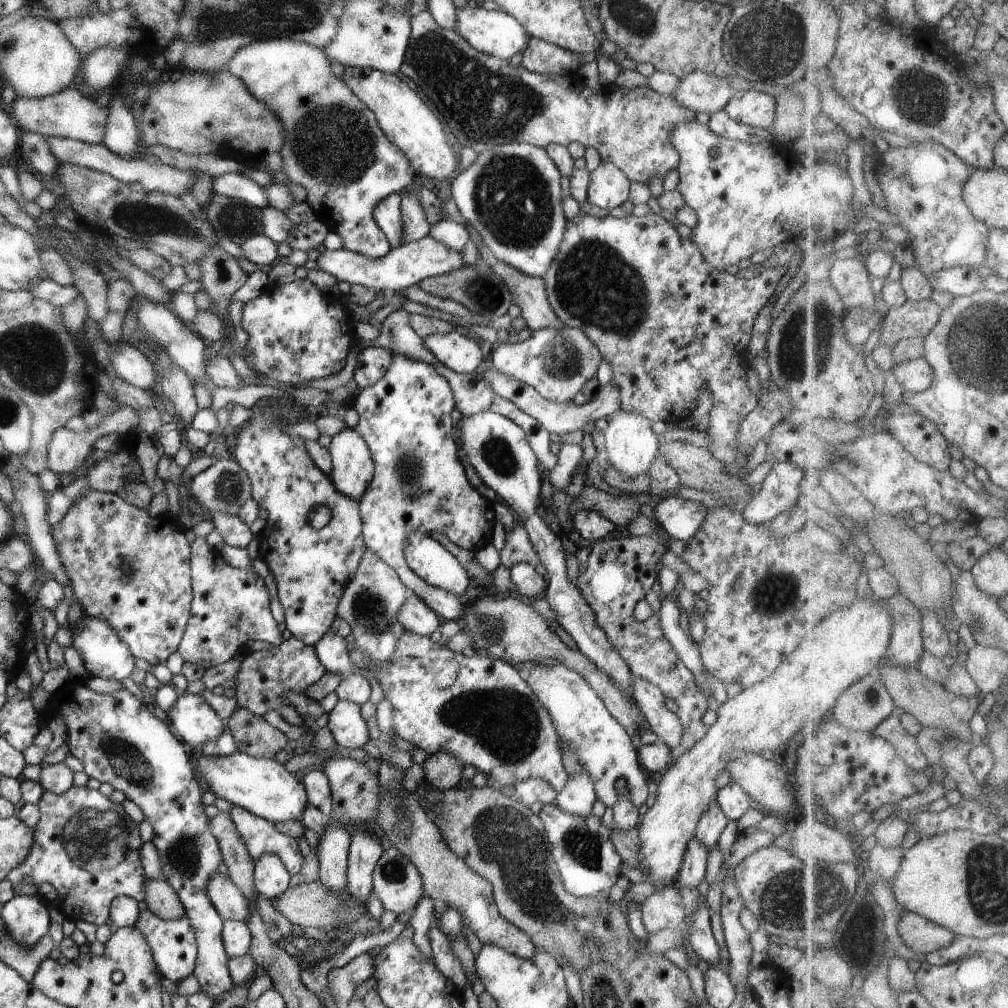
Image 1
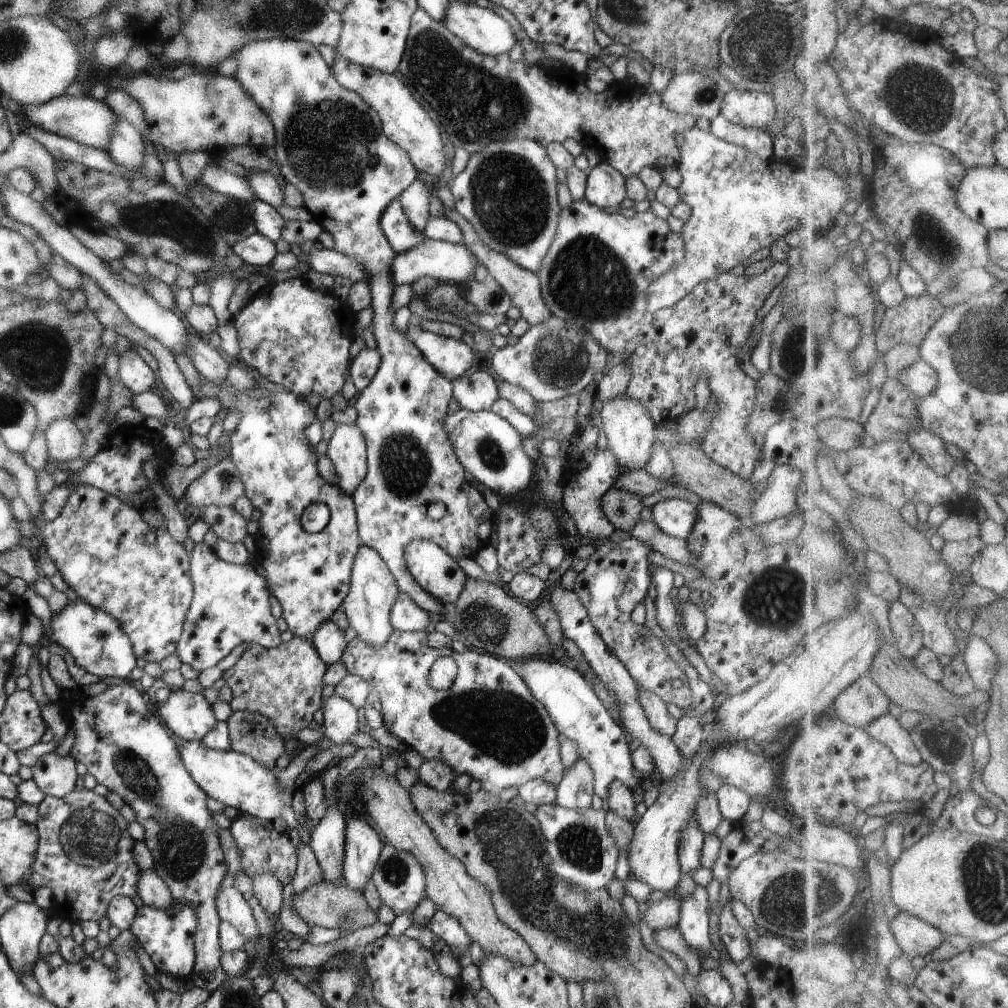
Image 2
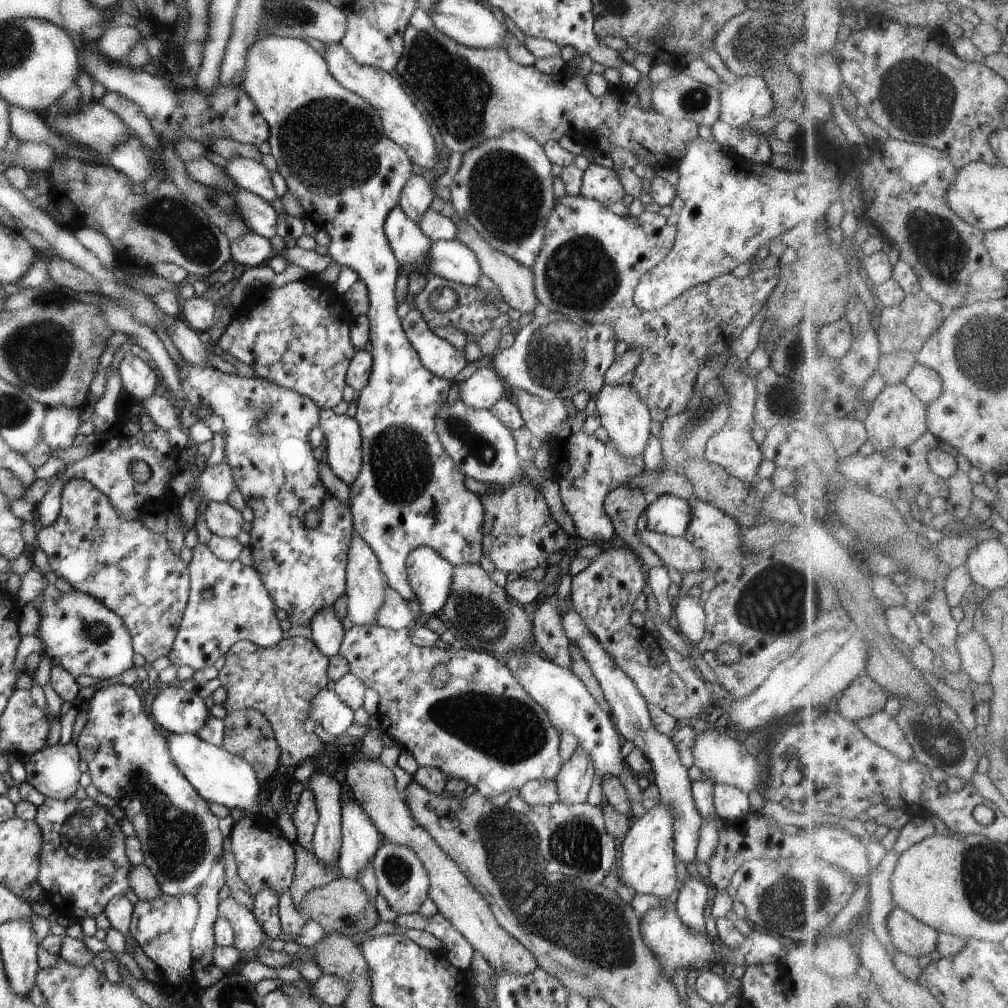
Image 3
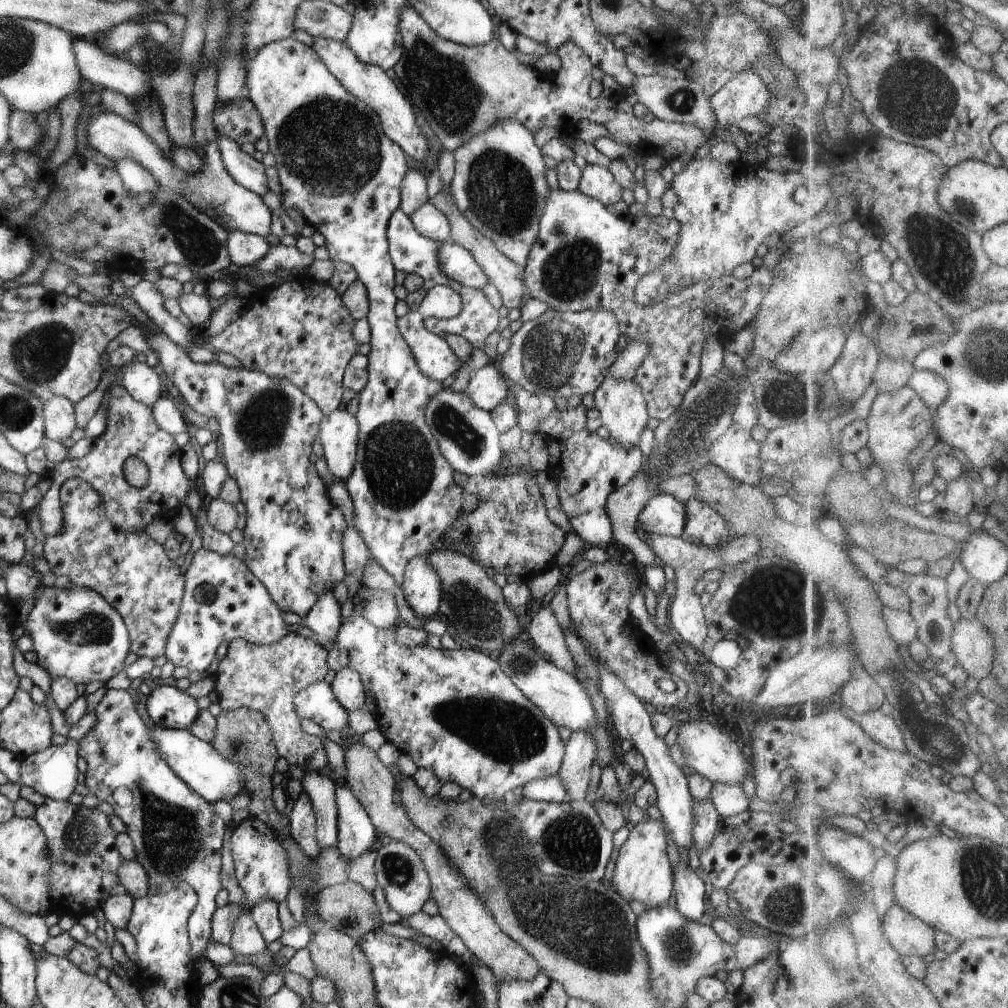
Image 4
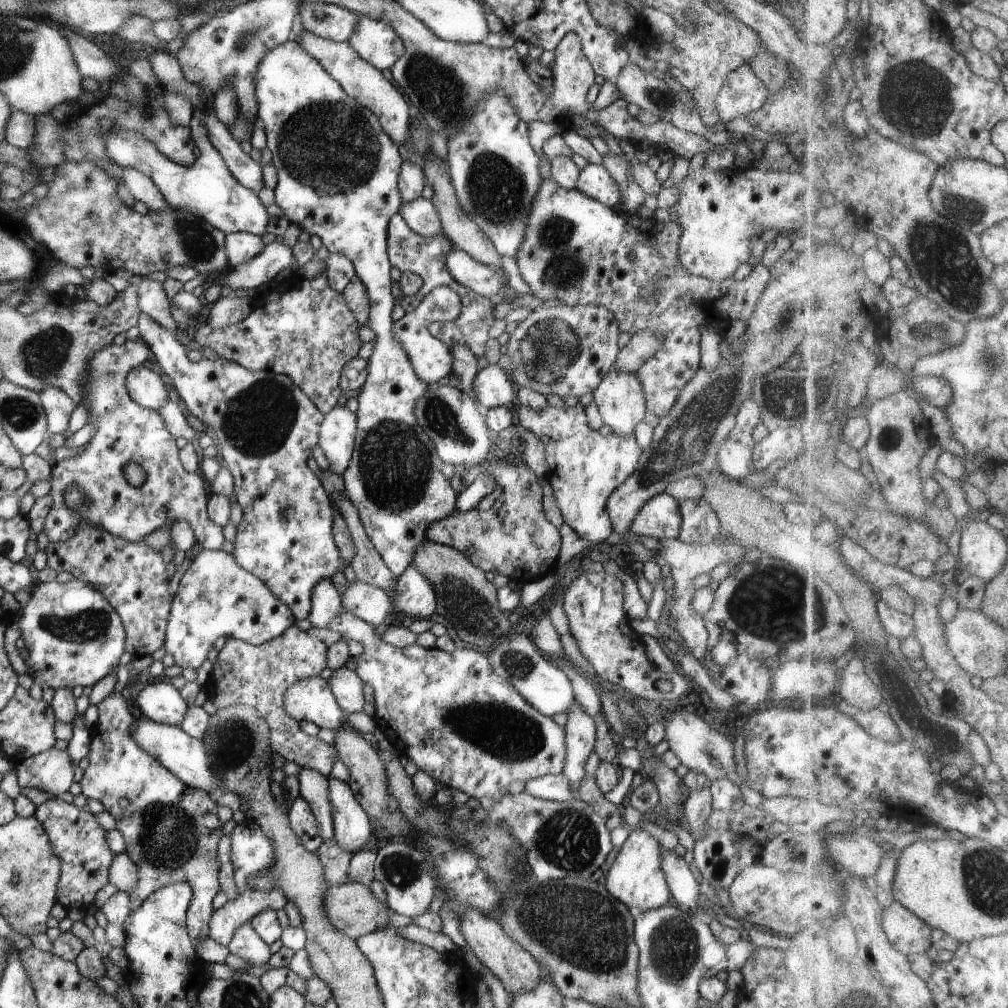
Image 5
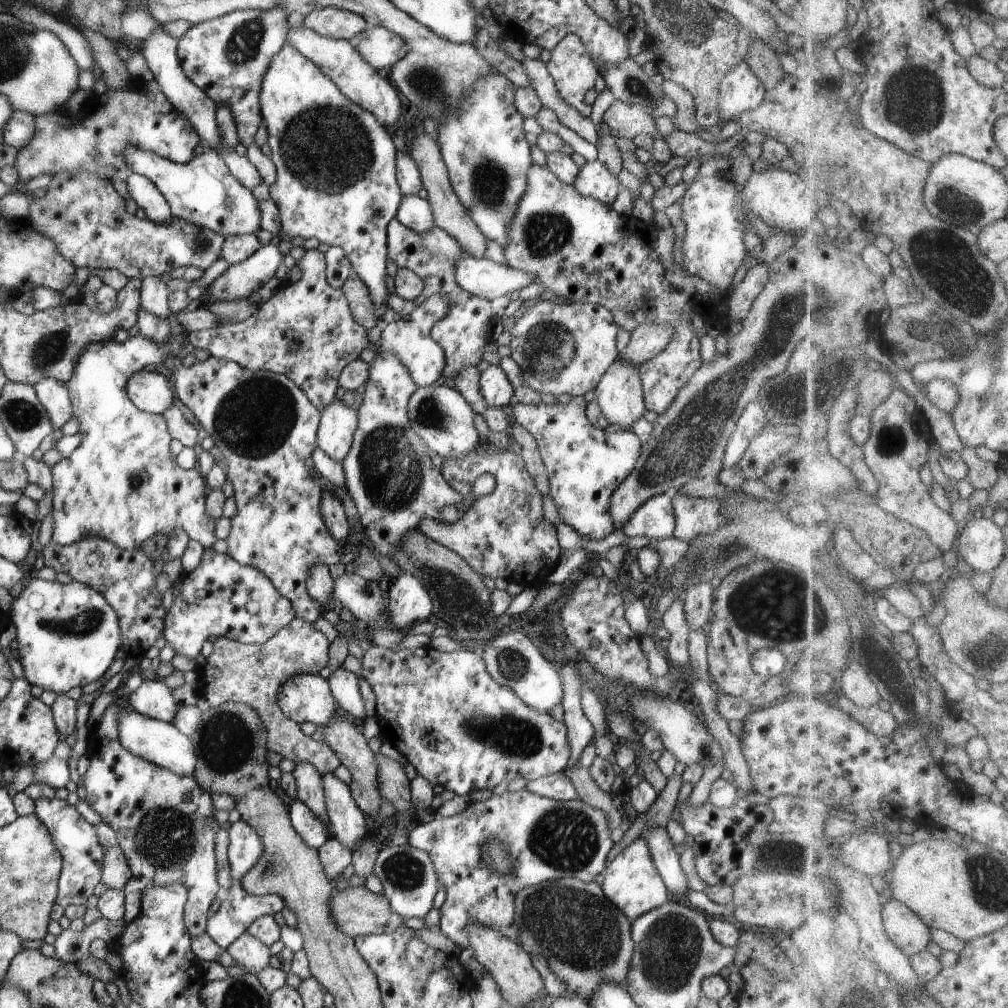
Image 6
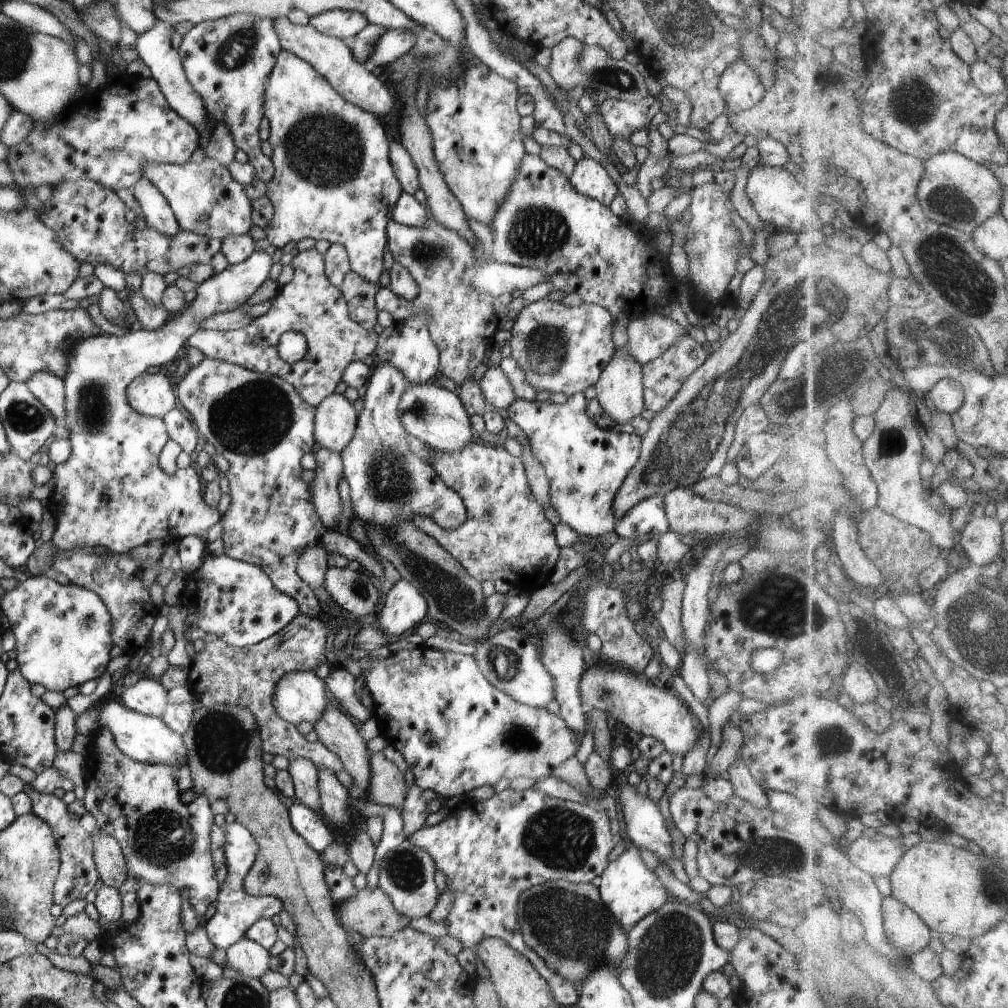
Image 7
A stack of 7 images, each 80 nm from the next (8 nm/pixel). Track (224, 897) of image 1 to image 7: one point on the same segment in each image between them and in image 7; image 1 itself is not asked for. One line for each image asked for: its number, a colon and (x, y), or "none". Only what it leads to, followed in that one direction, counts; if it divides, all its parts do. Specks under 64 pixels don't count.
2: (231, 906)
3: (249, 937)
4: (246, 940)
5: (246, 944)
6: (247, 951)
7: (247, 957)

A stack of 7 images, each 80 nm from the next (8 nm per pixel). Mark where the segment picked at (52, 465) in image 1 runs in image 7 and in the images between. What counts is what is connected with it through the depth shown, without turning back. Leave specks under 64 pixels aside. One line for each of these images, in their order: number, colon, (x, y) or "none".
2: (65, 442)
3: (59, 428)
4: (58, 412)
5: (58, 406)
6: (53, 394)
7: (49, 388)

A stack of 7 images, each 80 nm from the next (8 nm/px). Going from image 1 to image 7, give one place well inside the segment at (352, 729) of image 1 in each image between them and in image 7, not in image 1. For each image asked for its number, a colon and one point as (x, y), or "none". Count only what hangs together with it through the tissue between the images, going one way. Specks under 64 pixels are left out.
2: (341, 718)
3: (325, 707)
4: (317, 702)
5: (311, 699)
6: (307, 697)
7: (299, 696)

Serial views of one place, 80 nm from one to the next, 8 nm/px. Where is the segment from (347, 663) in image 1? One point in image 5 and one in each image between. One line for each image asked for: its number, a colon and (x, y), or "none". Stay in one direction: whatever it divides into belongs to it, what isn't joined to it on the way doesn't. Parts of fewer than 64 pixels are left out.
2: (328, 640)
3: (326, 628)
4: (324, 618)
5: (325, 600)

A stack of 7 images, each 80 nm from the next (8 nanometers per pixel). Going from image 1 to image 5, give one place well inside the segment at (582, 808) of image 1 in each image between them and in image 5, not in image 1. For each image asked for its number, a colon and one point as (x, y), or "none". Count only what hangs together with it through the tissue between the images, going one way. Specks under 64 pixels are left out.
2: (575, 791)
3: (574, 779)
4: (580, 749)
5: (580, 732)

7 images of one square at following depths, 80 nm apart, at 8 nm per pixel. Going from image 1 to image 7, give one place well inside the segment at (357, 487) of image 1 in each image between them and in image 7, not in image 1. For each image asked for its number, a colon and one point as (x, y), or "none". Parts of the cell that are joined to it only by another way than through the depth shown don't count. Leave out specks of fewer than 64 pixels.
2: (347, 450)
3: (344, 455)
4: (338, 431)
5: (337, 432)
6: (338, 422)
7: (335, 419)

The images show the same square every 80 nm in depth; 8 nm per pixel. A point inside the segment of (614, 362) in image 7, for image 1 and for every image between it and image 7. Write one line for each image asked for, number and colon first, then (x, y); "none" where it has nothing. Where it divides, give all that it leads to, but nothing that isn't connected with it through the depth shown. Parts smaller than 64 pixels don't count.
1: (630, 442)
2: (629, 429)
3: (623, 413)
4: (623, 409)
5: (620, 398)
6: (619, 392)

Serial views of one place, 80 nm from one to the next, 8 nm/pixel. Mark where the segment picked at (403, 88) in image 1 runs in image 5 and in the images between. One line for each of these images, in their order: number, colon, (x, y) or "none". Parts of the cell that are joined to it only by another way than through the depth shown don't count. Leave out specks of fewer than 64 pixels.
2: (404, 121)
3: (402, 123)
4: (369, 83)
5: (359, 79)

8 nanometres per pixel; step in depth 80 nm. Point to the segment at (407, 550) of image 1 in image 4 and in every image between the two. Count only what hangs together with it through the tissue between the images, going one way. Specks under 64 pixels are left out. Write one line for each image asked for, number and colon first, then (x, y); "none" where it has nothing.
2: (436, 572)
3: (430, 575)
4: (421, 589)

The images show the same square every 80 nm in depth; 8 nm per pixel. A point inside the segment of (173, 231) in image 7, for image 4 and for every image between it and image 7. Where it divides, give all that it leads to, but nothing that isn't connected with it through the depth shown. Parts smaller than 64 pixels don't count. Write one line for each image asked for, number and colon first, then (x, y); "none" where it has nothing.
4: (137, 179)
5: (143, 188)
6: (142, 190)

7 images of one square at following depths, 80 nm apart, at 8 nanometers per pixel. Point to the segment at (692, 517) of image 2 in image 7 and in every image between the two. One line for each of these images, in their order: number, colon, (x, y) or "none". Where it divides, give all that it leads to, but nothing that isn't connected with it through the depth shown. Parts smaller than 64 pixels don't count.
3: (669, 515)
4: (664, 514)
5: (659, 518)
6: (655, 519)
7: (649, 515)

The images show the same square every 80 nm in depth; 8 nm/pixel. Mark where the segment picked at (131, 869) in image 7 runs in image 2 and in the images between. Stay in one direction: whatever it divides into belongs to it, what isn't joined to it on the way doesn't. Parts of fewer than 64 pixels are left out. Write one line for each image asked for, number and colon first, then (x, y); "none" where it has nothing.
2: (124, 746)
3: (127, 755)
4: (177, 835)
5: (171, 830)
6: (165, 824)

